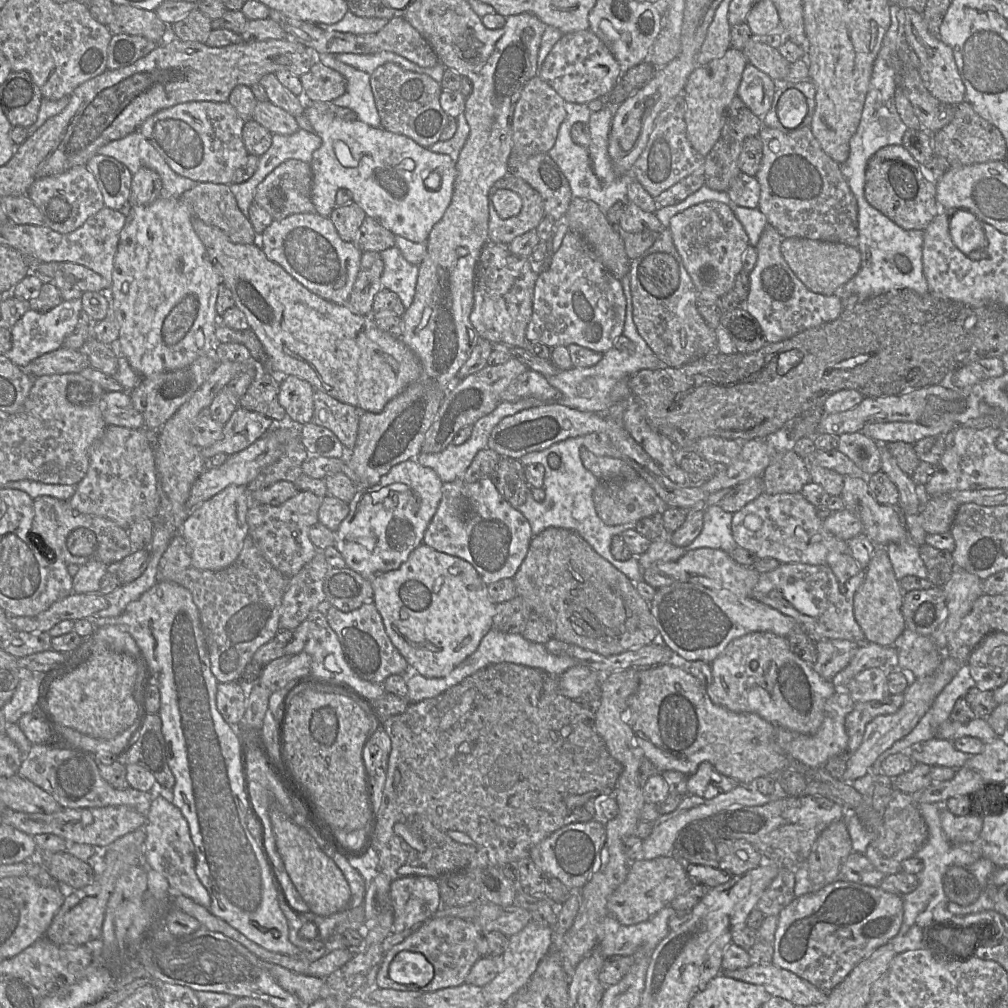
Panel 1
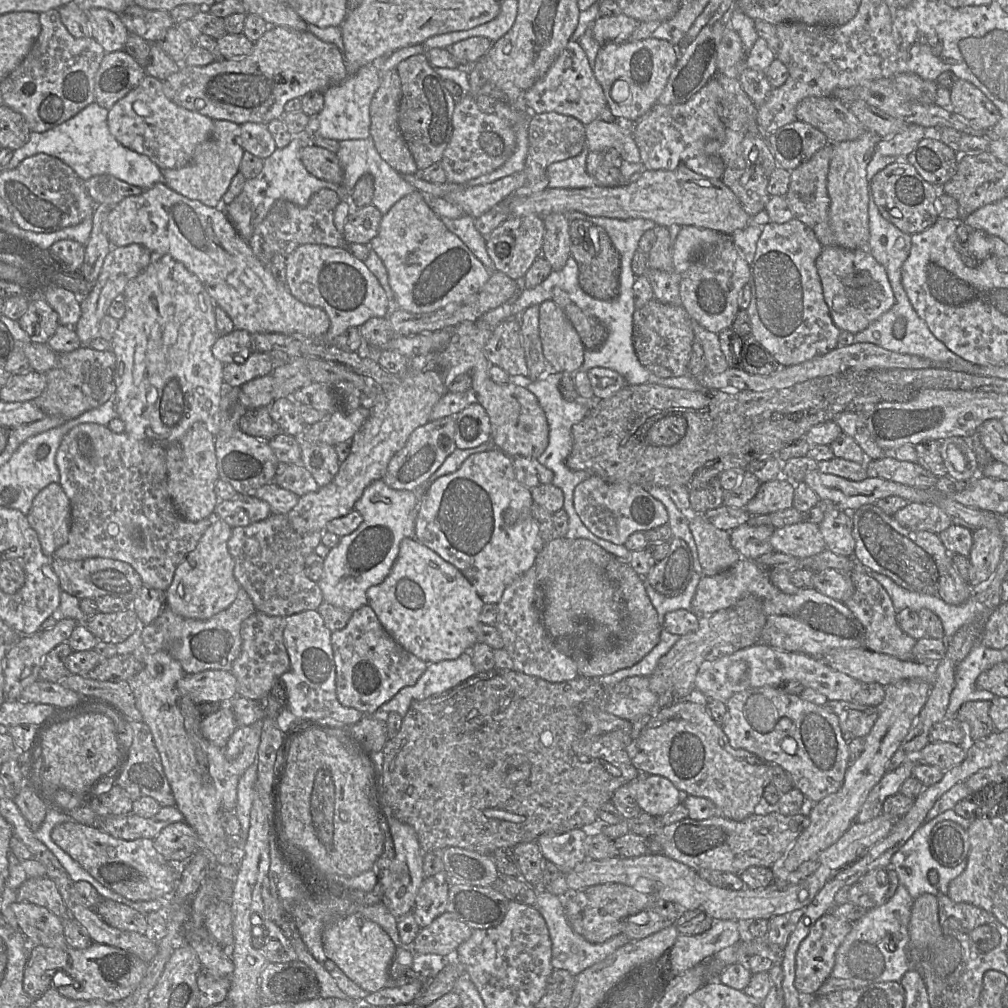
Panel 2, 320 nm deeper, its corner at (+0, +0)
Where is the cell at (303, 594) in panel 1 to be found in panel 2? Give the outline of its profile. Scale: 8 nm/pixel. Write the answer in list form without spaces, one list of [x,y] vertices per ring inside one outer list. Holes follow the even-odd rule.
[[[258,611],[242,622],[241,652],[230,670],[237,680],[237,696],[254,700],[265,699],[275,682],[289,670],[290,658],[284,643],[285,626],[285,617],[269,616]]]

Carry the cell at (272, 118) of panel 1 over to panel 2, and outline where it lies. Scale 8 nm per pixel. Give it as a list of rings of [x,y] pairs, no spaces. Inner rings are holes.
[[[311,144],[301,149],[300,158],[310,174],[335,184],[341,184],[344,173],[335,153]]]

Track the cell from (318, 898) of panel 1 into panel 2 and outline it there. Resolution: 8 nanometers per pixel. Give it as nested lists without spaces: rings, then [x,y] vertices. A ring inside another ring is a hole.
[[[349,915],[330,924],[323,933],[322,942],[327,958],[332,960],[351,981],[369,994],[385,987],[399,987],[414,982],[413,977],[390,978],[389,967],[393,962],[397,947],[377,923],[360,915]]]

